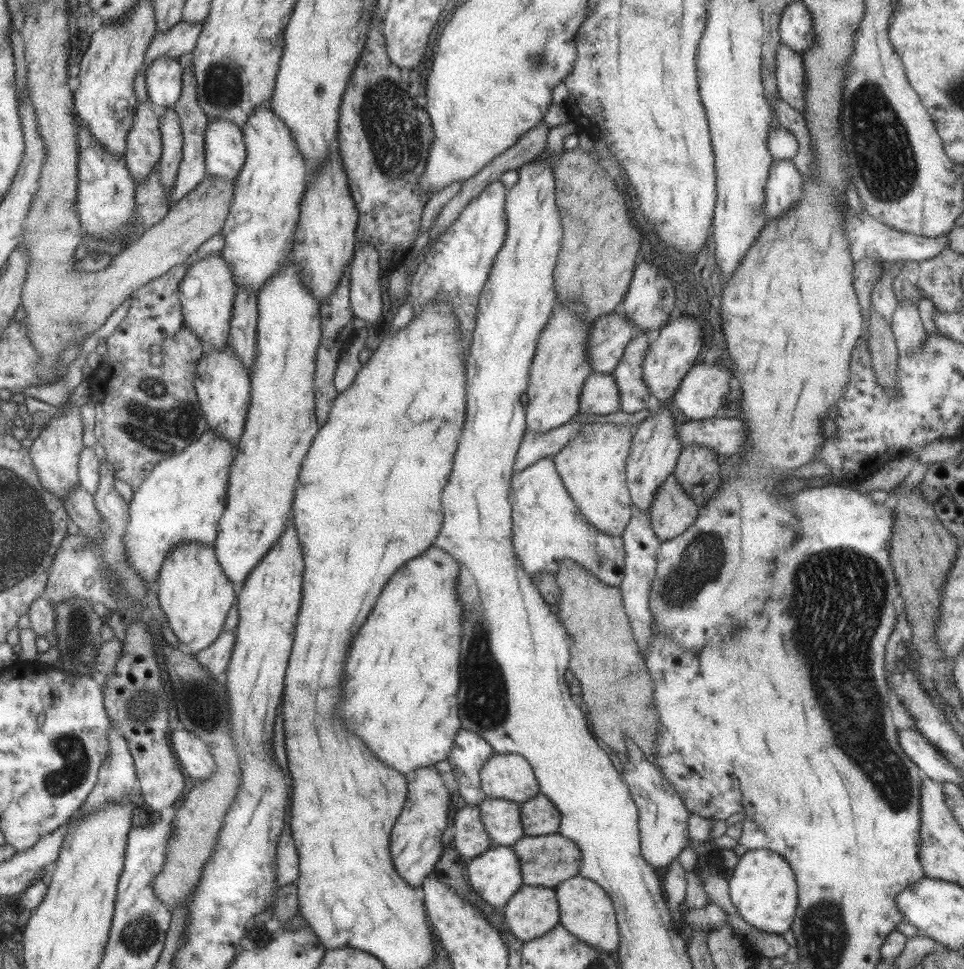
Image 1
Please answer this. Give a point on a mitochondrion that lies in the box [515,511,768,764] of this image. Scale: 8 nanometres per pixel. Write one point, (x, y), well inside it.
(679, 588)

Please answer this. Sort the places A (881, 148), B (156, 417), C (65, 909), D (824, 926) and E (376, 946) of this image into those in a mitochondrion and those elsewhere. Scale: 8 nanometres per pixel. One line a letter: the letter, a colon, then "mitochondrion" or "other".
A: mitochondrion
B: mitochondrion
C: other
D: mitochondrion
E: other

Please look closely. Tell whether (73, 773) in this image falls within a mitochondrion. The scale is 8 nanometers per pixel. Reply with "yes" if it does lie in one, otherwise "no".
yes

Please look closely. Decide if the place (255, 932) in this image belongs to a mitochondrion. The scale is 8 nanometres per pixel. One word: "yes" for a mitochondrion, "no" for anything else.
yes

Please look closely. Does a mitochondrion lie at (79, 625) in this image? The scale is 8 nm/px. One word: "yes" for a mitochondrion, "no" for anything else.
yes

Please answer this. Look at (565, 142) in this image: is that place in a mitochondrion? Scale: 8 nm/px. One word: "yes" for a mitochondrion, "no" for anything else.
no

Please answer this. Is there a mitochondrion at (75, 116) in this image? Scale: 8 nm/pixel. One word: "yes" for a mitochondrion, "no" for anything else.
no

